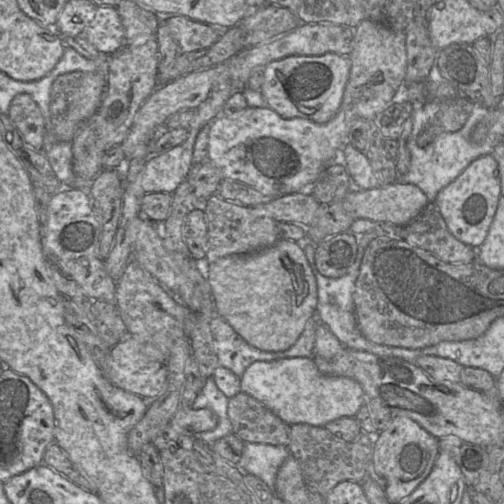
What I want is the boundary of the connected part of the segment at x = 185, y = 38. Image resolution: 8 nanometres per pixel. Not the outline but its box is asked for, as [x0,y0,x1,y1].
[160,16,221,52]

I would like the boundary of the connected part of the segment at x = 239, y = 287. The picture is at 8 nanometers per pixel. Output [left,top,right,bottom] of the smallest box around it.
[207,238,318,351]

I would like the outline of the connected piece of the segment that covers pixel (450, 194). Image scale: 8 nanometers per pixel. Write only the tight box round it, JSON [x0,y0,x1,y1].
[434,155,501,247]

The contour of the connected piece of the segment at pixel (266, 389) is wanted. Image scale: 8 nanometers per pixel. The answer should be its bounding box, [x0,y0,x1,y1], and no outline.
[240,357,365,427]

